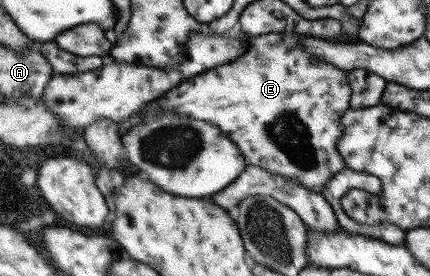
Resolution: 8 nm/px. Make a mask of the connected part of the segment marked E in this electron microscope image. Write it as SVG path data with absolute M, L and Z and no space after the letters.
M267 33L265 36L251 37L249 41L251 44L249 44L249 48L247 48L245 54L239 55L235 60L223 64L223 66L219 66L219 68L210 68L207 72L203 72L203 74L186 78L185 82L176 84L174 88L171 88L171 90L157 98L157 100L144 106L144 108L141 108L140 112L129 117L127 121L121 122L118 129L119 138L130 126L136 125L141 121L155 120L157 116L163 114L163 111L173 110L173 114L183 114L190 119L199 121L205 120L205 122L219 127L219 130L222 130L224 133L227 132L234 145L240 150L240 155L243 157L243 161L245 161L246 165L258 166L271 174L279 174L284 176L284 178L293 178L297 184L304 186L307 190L310 190L310 192L321 193L326 187L327 181L344 167L343 160L336 149L336 140L339 138L340 132L342 131L339 118L341 118L342 112L345 112L347 107L350 106L349 98L351 98L351 89L349 89L345 76L346 71L339 70L336 66L324 60L319 60L312 56L312 54L308 54L302 47L302 44L300 44L298 38L299 35L293 33Z

